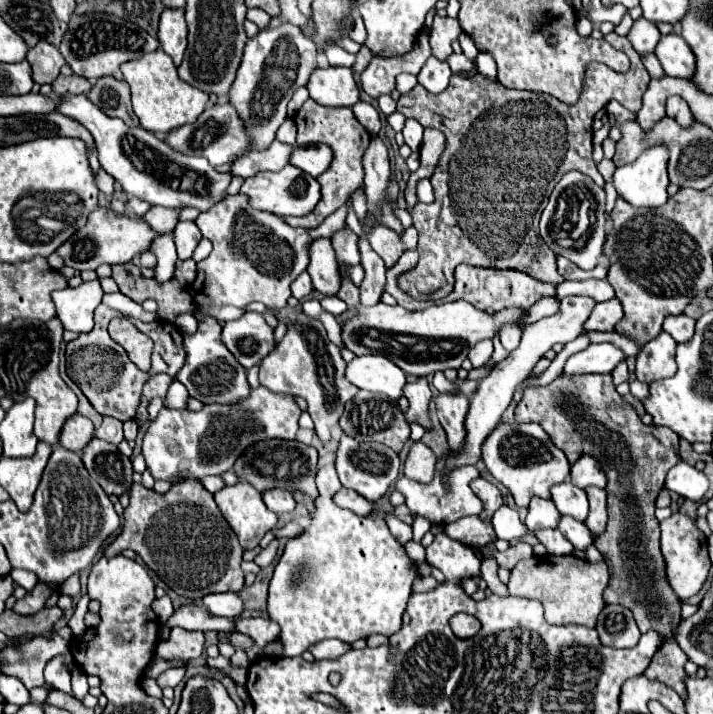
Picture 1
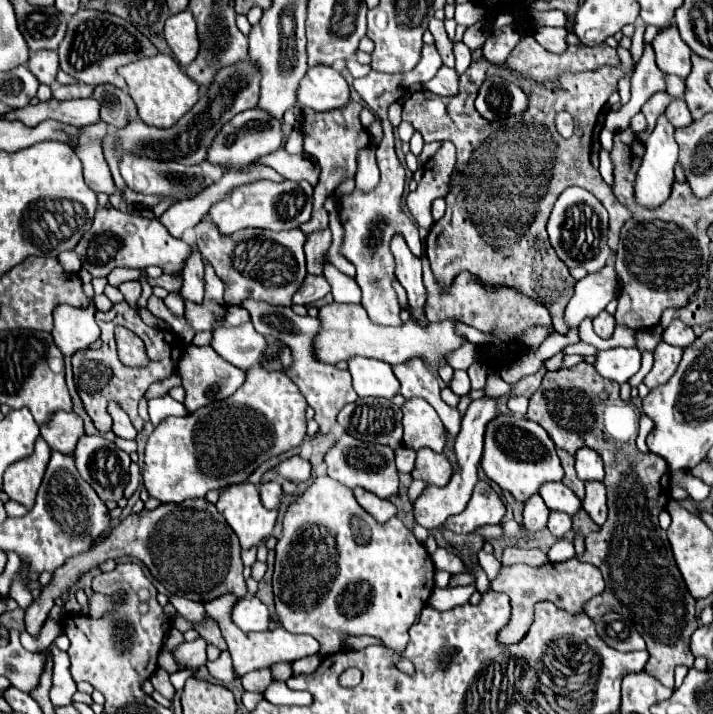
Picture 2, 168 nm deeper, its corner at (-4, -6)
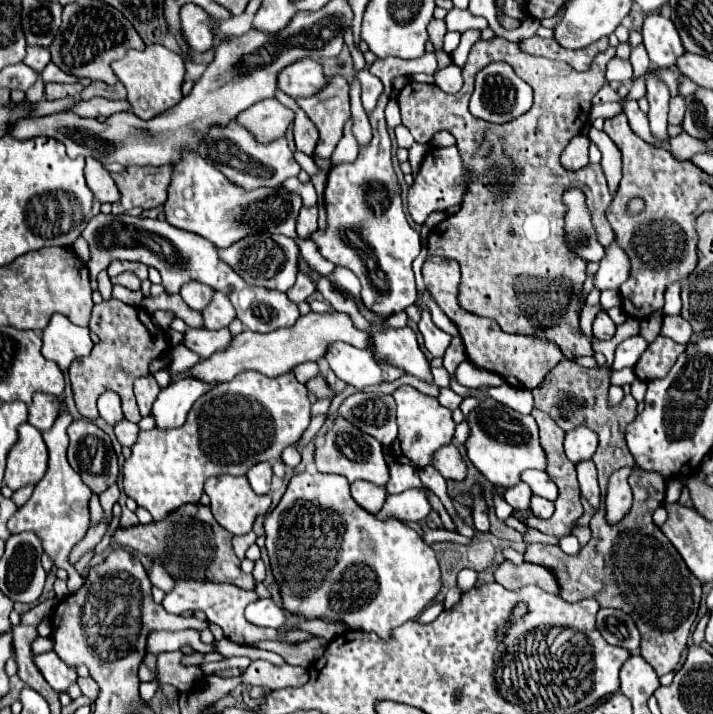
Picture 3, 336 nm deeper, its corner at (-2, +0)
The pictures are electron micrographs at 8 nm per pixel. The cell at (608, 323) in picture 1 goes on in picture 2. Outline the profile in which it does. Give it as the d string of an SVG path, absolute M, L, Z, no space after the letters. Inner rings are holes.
M602 311L598 317L594 317L594 331L596 331L598 337L602 337L602 339L612 337L614 327L616 327L616 321L614 321L614 317L610 313Z

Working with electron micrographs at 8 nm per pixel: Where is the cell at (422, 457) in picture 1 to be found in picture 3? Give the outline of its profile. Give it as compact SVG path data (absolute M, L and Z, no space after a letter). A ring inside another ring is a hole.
M450 443L442 449L438 449L432 455L432 465L436 467L436 471L444 477L444 479L456 479L462 481L466 477L466 463L462 461L458 449Z

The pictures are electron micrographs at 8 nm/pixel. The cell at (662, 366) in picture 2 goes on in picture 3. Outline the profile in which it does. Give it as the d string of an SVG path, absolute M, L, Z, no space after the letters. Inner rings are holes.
M656 337L654 343L648 345L648 349L642 353L640 361L636 363L634 371L638 379L650 381L650 379L662 379L668 375L672 365L676 363L676 357L684 351L684 345L678 345L670 341L668 337Z

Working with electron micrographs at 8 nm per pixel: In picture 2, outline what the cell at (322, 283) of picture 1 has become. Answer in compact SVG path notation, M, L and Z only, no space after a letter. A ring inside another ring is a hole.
M330 229L310 233L304 243L304 253L306 253L306 263L308 263L308 273L312 275L322 275L322 265L324 265L324 253L328 251L332 243Z

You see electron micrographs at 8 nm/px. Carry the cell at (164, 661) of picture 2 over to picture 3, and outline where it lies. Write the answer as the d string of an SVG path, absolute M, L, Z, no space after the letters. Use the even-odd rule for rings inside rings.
M180 650L158 654L158 679L160 683L170 683L182 691L194 687L194 683L204 675L198 665L184 665L184 653Z

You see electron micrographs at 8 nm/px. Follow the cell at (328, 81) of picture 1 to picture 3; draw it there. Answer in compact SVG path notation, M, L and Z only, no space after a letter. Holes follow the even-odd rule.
M302 59L282 71L282 75L278 77L278 87L286 95L298 99L298 97L312 97L320 93L326 87L326 81L328 79L318 61Z

